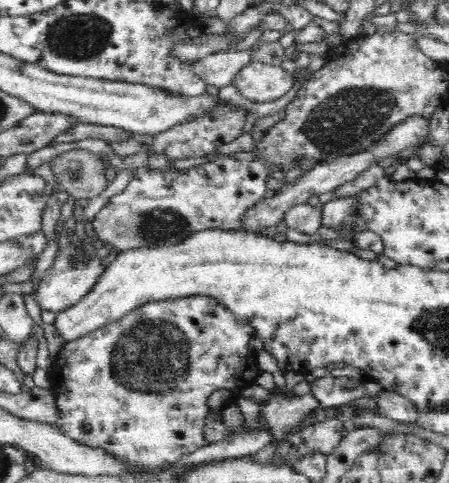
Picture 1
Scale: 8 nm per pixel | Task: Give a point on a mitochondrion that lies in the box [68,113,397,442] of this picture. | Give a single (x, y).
(155, 353)

